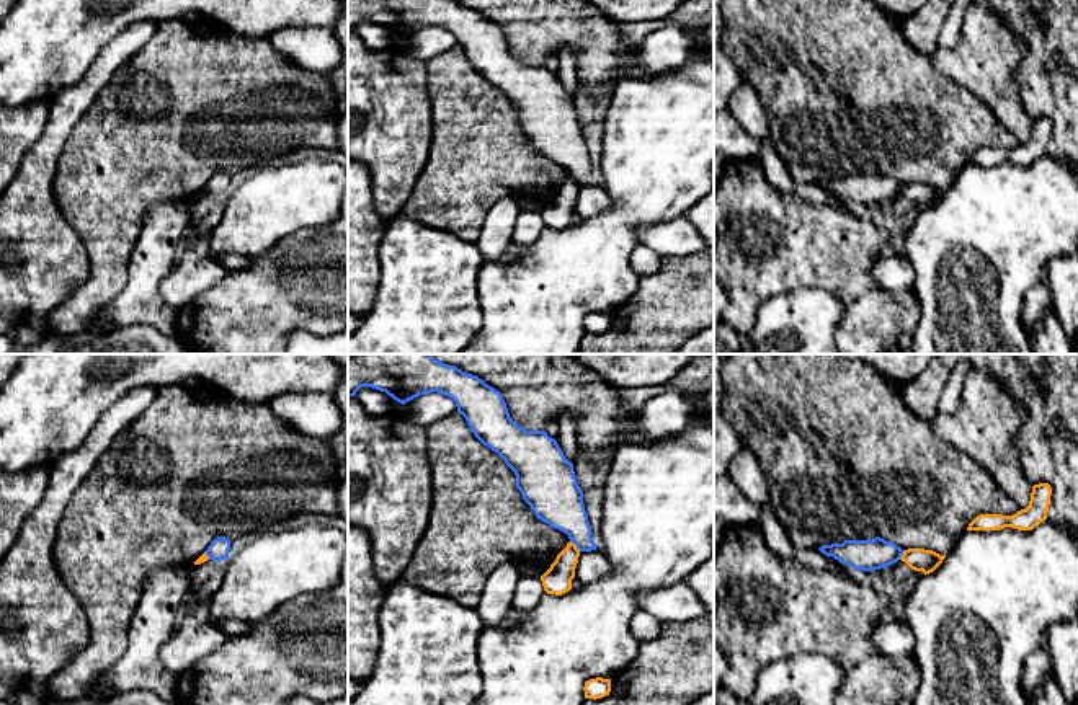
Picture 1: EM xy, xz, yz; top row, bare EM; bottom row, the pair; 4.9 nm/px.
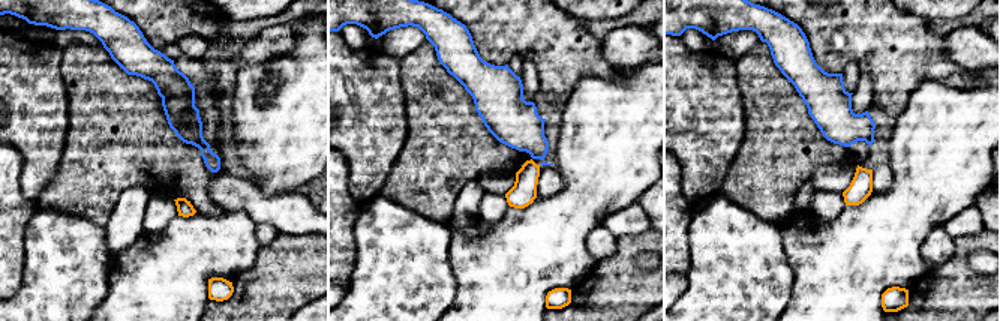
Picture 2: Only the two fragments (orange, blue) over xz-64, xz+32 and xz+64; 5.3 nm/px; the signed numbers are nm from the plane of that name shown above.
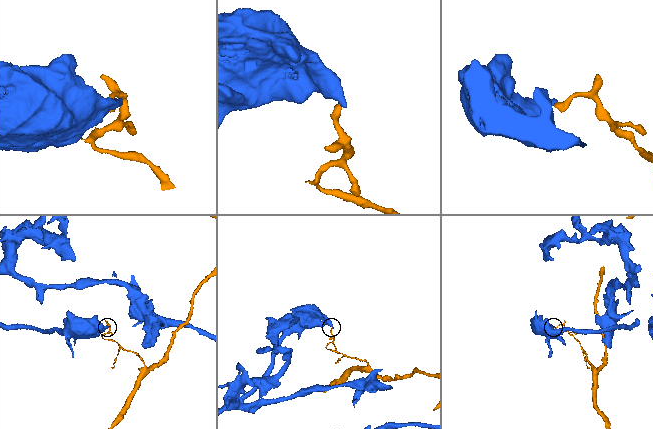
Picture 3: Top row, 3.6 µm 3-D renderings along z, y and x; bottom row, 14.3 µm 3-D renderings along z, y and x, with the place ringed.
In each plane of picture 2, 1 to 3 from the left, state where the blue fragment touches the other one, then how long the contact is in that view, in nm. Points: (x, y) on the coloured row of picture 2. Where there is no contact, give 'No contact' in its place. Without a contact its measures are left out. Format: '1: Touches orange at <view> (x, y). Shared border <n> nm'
1: No contact
2: No contact
3: No contact

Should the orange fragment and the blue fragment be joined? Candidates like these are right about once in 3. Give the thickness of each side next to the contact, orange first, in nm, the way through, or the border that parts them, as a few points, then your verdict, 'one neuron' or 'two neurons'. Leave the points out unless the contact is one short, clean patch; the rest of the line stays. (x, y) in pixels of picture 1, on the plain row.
140/260 nm | along xz (570, 175), (580, 185) | two neurons

